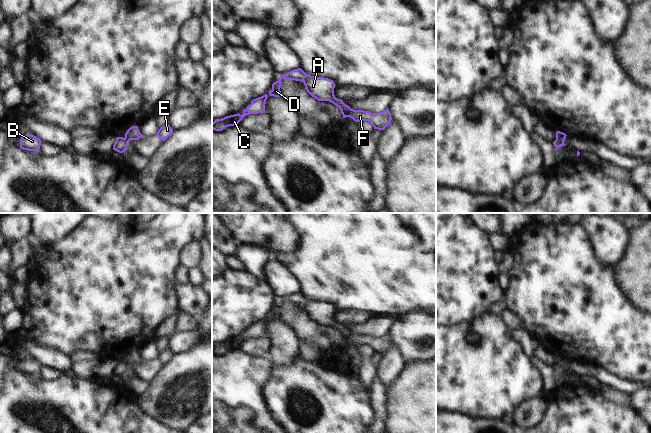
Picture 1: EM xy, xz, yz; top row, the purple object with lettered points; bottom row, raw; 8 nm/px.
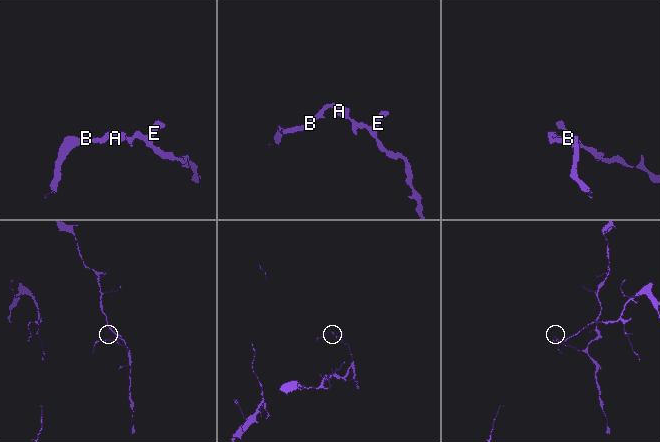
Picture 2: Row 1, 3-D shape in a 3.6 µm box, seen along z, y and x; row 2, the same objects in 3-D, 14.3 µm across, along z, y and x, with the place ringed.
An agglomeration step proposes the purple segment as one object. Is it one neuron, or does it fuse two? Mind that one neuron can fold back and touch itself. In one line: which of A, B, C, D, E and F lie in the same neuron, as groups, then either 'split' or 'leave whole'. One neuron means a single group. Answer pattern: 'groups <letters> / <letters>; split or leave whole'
groups A B C D / E F; split

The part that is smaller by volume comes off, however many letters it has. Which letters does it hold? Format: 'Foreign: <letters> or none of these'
Foreign: A, B, C, D

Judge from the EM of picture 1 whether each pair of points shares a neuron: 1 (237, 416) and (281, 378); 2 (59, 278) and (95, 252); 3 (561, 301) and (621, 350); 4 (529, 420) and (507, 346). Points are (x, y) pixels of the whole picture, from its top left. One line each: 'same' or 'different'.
1: different
2: same
3: same
4: different

